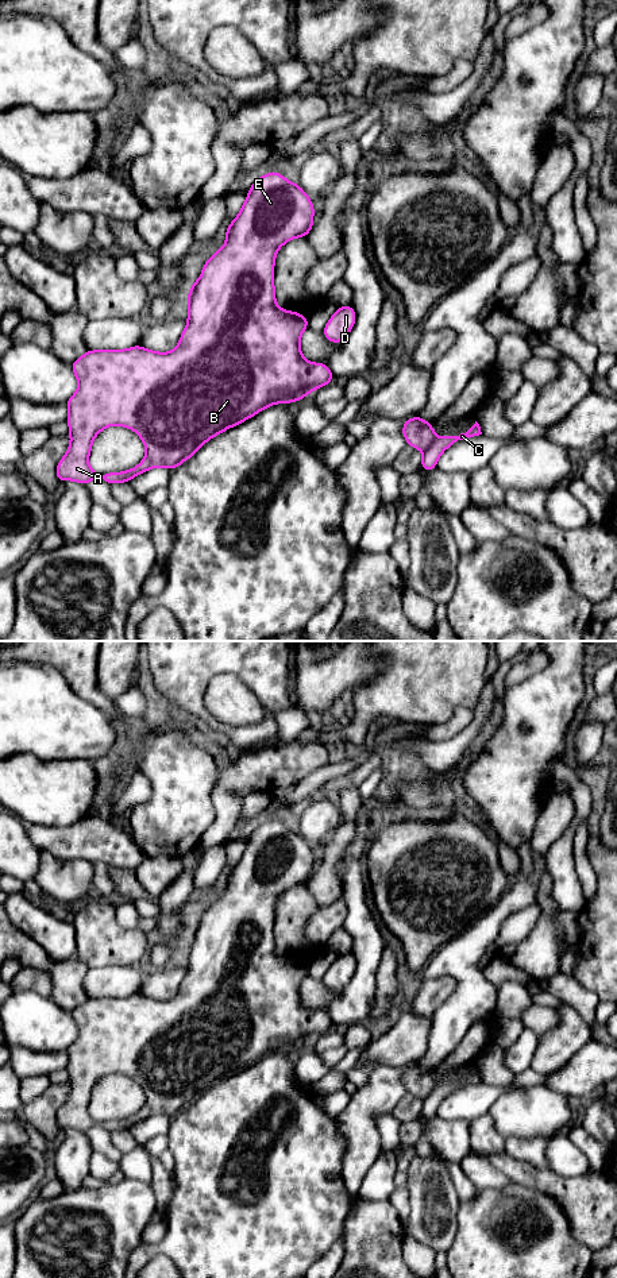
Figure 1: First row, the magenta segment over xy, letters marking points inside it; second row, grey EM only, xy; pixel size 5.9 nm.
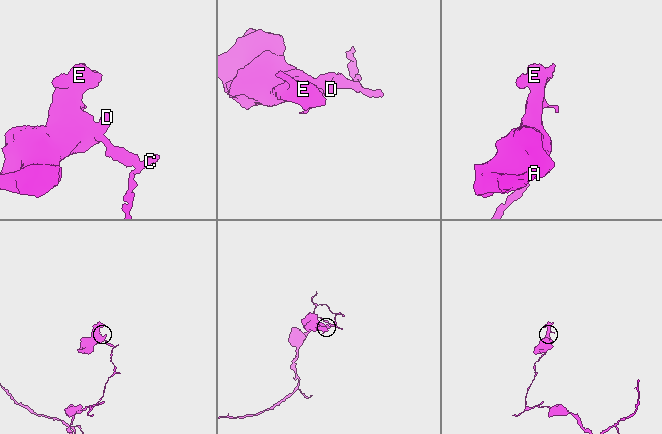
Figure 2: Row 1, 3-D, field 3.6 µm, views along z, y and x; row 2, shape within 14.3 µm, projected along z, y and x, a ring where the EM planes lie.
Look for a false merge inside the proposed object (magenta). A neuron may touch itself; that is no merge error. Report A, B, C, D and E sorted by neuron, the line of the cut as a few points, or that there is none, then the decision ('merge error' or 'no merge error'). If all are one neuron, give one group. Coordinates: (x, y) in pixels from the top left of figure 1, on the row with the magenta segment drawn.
A B D E / C; cut in xy along (435, 436), (423, 451); merge error

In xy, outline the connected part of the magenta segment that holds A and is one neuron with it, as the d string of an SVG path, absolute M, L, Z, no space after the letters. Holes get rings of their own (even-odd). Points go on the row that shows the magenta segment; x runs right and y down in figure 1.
M275 170L259 177L248 189L240 212L227 227L225 244L205 262L200 278L190 285L186 297L188 324L173 351L157 352L140 345L127 350L88 350L70 364L78 387L66 401L70 445L55 468L55 476L61 483L76 480L88 484L95 479L109 484L128 483L155 467L174 470L221 432L271 405L300 401L333 381L327 364L313 363L302 356L300 339L309 328L308 317L284 310L275 304L275 254L286 242L305 238L311 232L313 215L311 197L298 184L292 184ZM112 425L135 430L144 444L146 455L131 470L100 475L90 468L88 459L93 439Z

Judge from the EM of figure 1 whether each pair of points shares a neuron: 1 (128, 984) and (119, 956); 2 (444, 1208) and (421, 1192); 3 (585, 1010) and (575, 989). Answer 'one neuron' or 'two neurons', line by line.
1: two neurons
2: one neuron
3: one neuron

